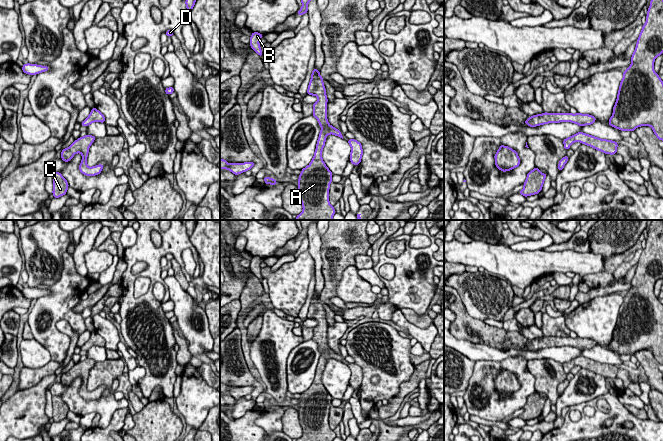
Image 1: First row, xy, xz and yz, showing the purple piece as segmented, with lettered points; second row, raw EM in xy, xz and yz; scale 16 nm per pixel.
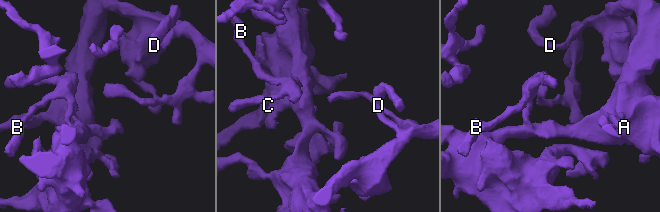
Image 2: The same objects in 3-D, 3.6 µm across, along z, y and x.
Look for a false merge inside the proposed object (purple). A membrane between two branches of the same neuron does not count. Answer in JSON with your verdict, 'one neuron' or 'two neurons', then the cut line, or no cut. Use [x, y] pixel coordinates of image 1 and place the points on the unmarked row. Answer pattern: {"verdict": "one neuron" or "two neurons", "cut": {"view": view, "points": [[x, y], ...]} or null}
{"verdict": "one neuron", "cut": null}

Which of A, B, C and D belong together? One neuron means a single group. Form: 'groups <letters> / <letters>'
groups A B C D

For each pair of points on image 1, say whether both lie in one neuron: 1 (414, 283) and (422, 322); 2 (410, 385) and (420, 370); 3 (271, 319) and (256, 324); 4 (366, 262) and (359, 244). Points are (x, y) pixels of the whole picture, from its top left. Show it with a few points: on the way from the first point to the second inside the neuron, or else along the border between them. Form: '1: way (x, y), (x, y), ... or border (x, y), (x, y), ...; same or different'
1: border (400, 309), (411, 308), (419, 314), (426, 312); different
2: way (414, 381), (418, 374); same
3: border (263, 314), (261, 328), (254, 338); different
4: border (366, 254), (358, 254), (354, 258), (354, 265); different

